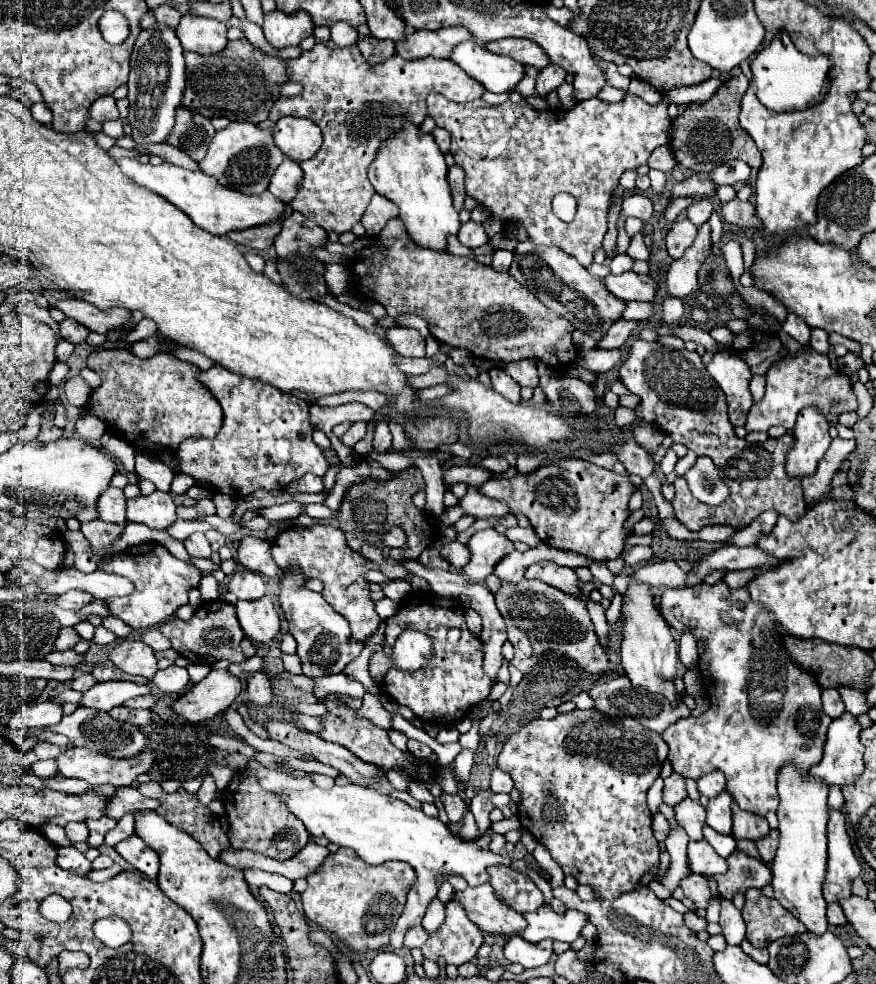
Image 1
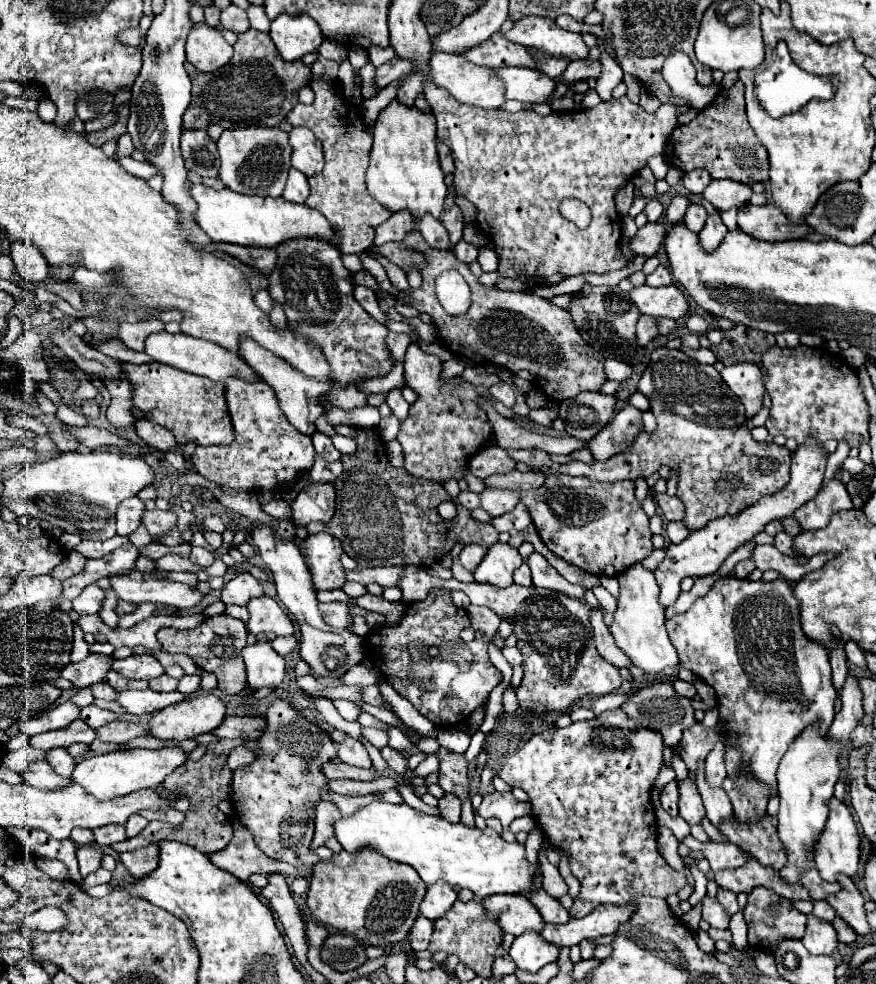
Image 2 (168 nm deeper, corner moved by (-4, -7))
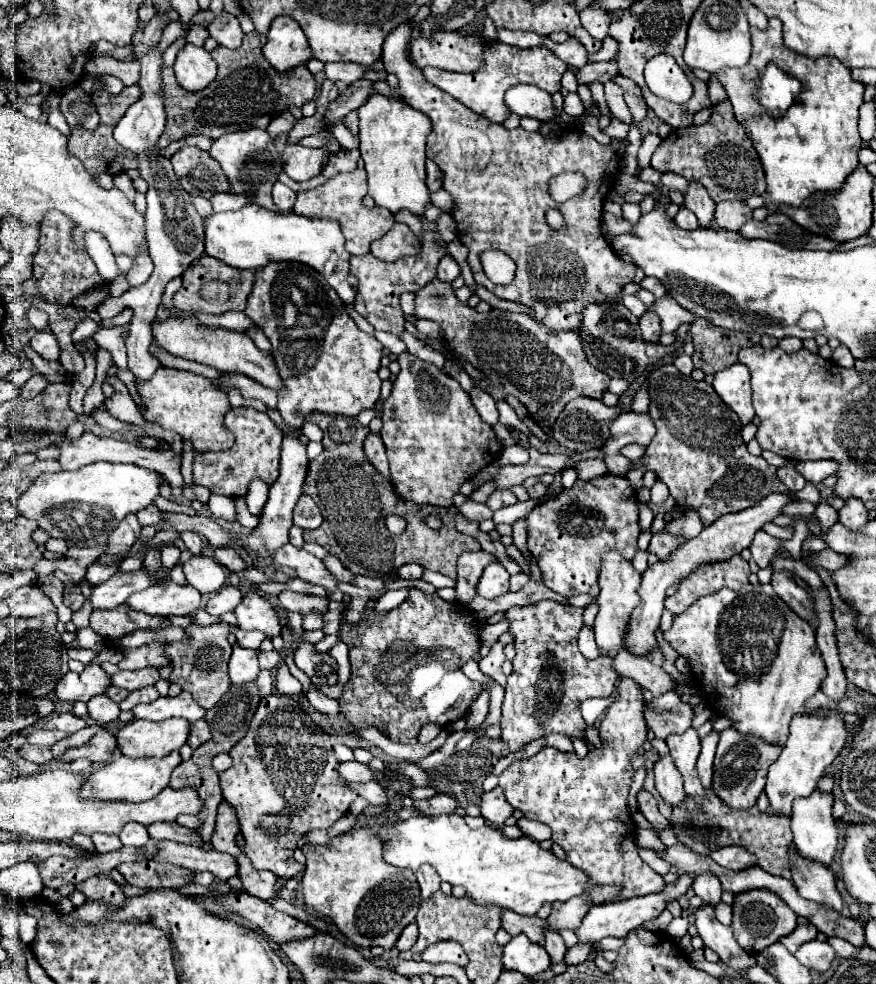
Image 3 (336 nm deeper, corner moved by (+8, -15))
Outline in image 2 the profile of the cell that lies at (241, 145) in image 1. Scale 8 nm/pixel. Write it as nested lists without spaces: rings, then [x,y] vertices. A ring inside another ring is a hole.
[[[234,128],[224,130],[218,138],[220,152],[220,180],[238,194],[258,194],[258,196],[282,196],[286,176],[290,170],[292,146],[288,142],[288,132],[280,128]]]

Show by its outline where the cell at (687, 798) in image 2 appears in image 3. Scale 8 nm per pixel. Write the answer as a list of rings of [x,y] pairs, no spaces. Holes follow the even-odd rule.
[[[662,756],[654,764],[654,776],[656,776],[656,790],[662,796],[662,800],[670,806],[680,806],[686,798],[686,792],[682,788],[682,776],[672,764],[670,756]]]

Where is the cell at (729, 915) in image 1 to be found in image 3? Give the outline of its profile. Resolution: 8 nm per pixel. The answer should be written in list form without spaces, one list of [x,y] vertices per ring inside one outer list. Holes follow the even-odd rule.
[[[708,874],[696,876],[692,888],[694,888],[696,896],[700,896],[704,900],[704,904],[710,904],[710,906],[718,906],[720,904],[722,890],[720,890],[720,882],[714,876],[708,876]]]

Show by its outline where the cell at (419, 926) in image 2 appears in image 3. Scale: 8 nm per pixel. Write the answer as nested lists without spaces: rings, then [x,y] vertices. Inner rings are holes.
[[[412,922],[412,924],[408,924],[408,926],[402,930],[402,934],[400,934],[398,942],[396,942],[396,948],[398,948],[400,952],[406,952],[406,950],[410,950],[410,948],[414,946],[416,938],[418,938],[418,926],[416,926],[416,922]]]

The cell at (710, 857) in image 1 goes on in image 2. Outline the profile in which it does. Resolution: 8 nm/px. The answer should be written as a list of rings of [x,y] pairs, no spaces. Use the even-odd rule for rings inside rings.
[[[686,836],[682,840],[682,844],[686,844],[690,850],[702,850],[706,854],[706,860],[710,862],[710,868],[714,872],[718,870],[726,870],[726,868],[738,868],[744,866],[748,862],[748,858],[752,858],[748,852],[744,852],[740,846],[730,844],[730,842],[698,842],[692,836]]]

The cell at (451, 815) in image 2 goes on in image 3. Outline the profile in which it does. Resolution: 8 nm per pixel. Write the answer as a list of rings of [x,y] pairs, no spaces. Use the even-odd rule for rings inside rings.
[[[436,794],[430,800],[420,800],[414,804],[422,814],[426,816],[440,816],[440,814],[452,814],[456,810],[456,800],[446,794]]]

